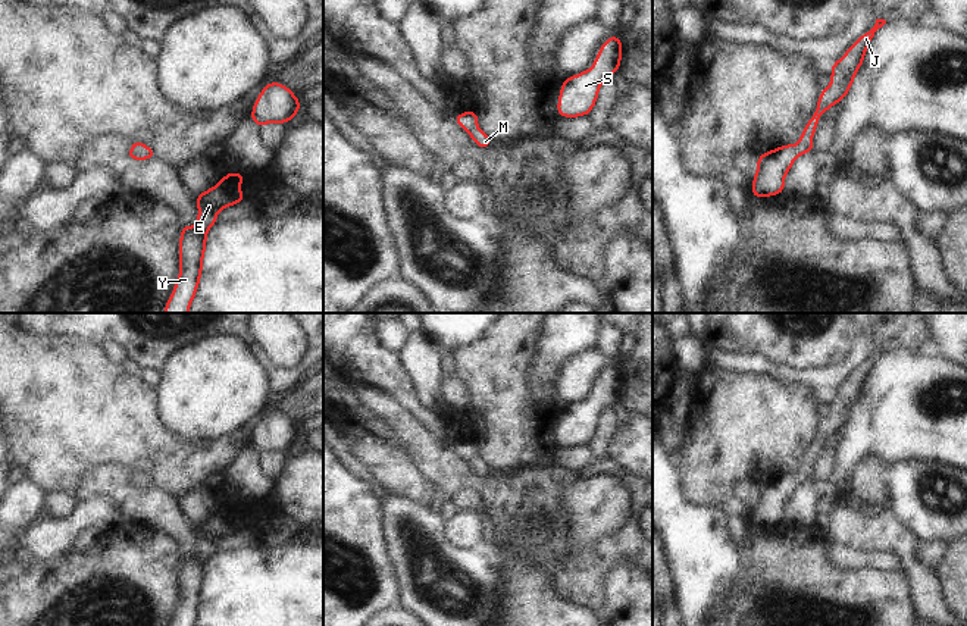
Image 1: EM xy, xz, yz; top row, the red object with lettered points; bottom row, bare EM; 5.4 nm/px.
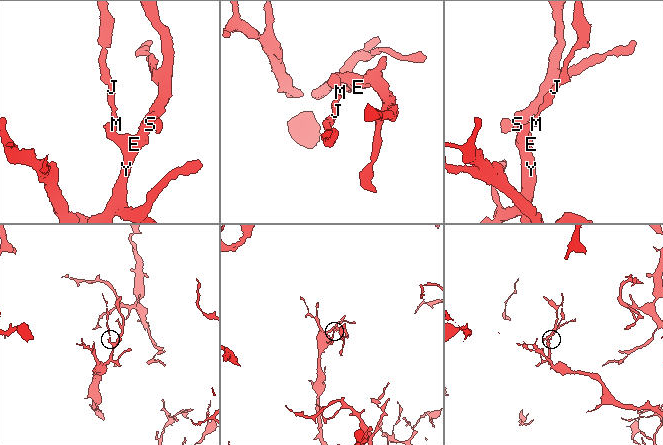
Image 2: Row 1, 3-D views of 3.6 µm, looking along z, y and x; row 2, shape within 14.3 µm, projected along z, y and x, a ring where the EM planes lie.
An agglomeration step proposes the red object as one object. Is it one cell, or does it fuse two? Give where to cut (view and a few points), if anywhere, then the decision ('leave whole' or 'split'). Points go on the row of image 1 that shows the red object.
cut none; leave whole

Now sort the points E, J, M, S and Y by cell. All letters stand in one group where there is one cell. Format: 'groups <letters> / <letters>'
groups E J M S Y

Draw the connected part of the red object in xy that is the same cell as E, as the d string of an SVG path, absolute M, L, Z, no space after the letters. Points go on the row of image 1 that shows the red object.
M229 172L215 187L195 195L198 216L193 228L182 225L179 234L179 275L163 313L190 313L203 275L207 232L218 223L220 210L245 201L245 195L240 190L244 178L242 172Z

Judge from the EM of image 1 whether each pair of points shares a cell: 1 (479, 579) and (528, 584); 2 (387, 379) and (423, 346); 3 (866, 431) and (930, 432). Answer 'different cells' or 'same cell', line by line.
1: different cells
2: different cells
3: same cell

